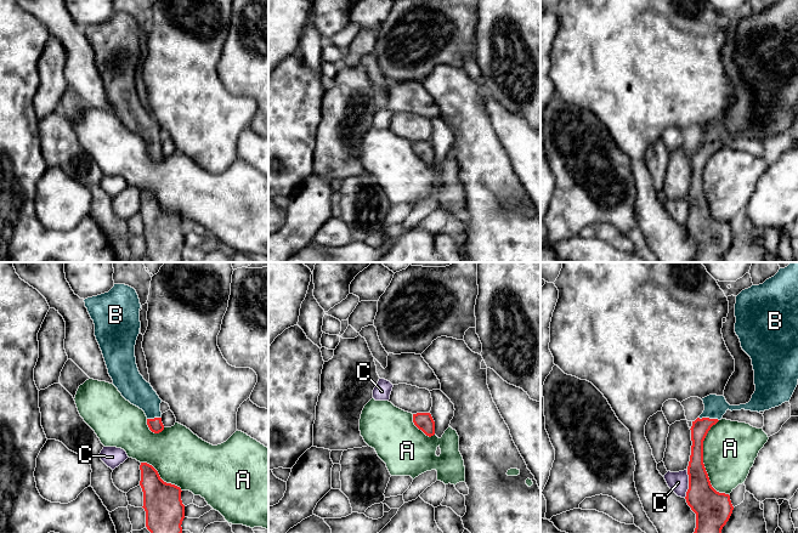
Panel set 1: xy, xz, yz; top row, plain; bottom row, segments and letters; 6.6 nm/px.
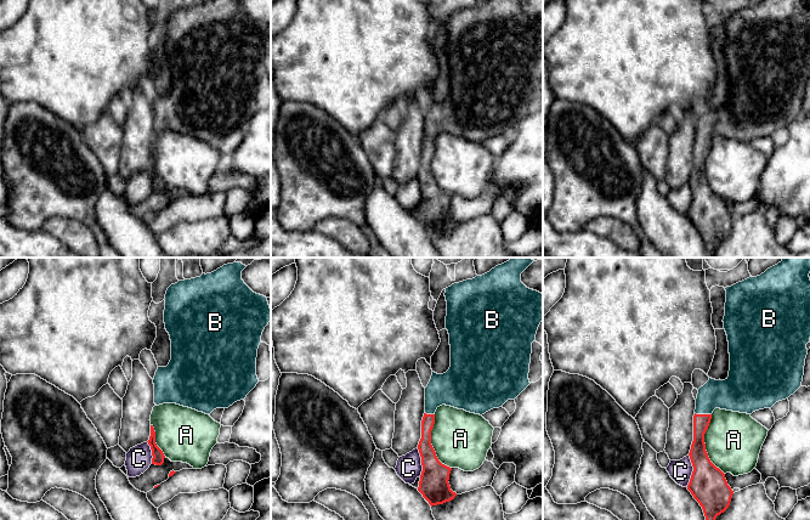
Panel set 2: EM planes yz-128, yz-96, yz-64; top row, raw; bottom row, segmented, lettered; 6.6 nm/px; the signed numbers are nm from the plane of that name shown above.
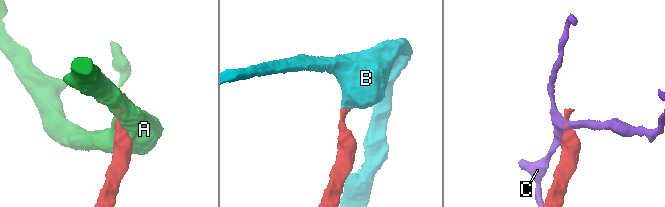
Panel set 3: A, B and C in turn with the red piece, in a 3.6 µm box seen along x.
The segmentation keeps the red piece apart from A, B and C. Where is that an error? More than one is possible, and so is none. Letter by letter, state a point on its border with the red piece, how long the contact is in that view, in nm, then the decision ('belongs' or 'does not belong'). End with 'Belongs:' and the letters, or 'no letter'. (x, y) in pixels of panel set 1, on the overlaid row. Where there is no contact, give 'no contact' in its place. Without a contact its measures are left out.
A: yz (702, 460) | 500 nm | does not belong
B: yz (708, 418) | 140 nm | belongs
C: yz (689, 483) | 190 nm | does not belong
Belongs: B

